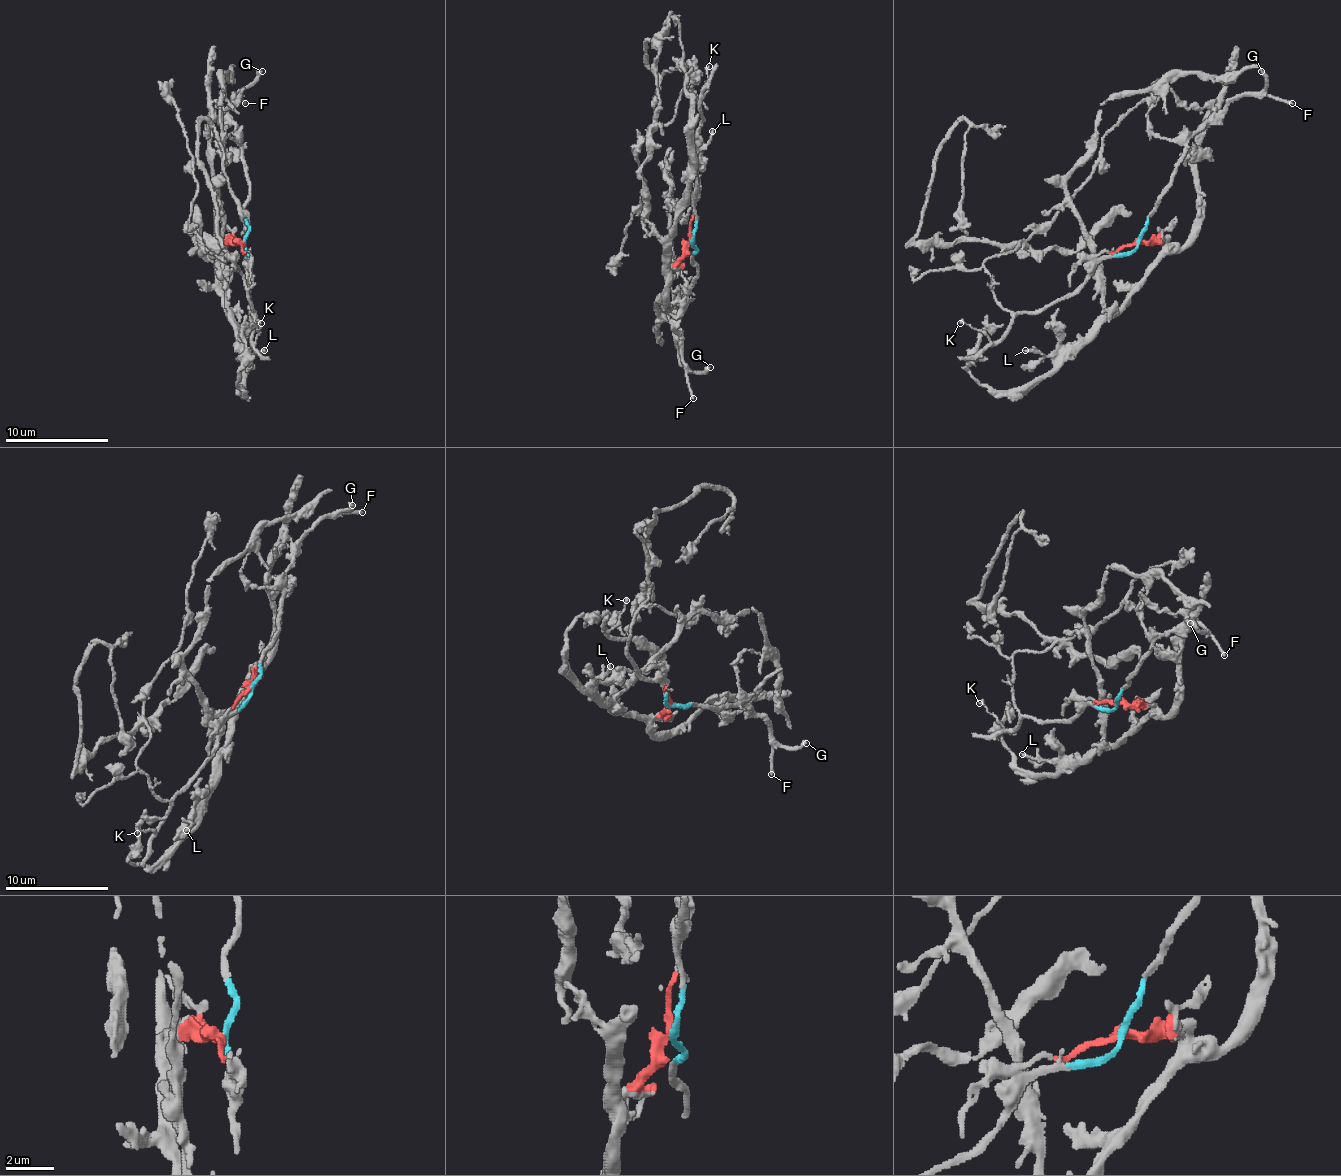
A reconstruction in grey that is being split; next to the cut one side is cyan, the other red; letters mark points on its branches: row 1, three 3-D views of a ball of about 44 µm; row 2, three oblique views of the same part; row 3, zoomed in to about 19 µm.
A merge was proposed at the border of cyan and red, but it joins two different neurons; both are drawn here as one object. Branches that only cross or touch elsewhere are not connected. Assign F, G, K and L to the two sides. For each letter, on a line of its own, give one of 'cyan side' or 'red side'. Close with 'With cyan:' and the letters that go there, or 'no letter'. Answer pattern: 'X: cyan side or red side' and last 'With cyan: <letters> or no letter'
F: cyan side
G: cyan side
K: cyan side
L: red side
With cyan: F, G, K

